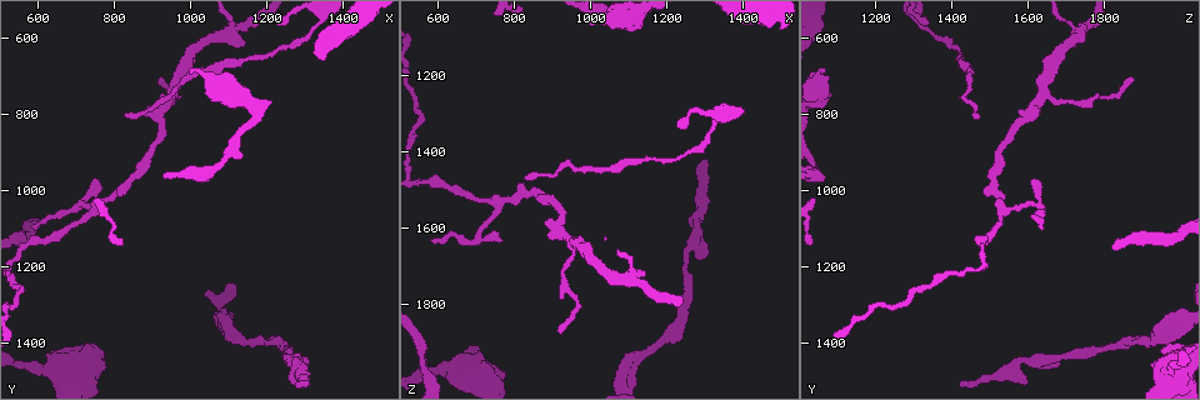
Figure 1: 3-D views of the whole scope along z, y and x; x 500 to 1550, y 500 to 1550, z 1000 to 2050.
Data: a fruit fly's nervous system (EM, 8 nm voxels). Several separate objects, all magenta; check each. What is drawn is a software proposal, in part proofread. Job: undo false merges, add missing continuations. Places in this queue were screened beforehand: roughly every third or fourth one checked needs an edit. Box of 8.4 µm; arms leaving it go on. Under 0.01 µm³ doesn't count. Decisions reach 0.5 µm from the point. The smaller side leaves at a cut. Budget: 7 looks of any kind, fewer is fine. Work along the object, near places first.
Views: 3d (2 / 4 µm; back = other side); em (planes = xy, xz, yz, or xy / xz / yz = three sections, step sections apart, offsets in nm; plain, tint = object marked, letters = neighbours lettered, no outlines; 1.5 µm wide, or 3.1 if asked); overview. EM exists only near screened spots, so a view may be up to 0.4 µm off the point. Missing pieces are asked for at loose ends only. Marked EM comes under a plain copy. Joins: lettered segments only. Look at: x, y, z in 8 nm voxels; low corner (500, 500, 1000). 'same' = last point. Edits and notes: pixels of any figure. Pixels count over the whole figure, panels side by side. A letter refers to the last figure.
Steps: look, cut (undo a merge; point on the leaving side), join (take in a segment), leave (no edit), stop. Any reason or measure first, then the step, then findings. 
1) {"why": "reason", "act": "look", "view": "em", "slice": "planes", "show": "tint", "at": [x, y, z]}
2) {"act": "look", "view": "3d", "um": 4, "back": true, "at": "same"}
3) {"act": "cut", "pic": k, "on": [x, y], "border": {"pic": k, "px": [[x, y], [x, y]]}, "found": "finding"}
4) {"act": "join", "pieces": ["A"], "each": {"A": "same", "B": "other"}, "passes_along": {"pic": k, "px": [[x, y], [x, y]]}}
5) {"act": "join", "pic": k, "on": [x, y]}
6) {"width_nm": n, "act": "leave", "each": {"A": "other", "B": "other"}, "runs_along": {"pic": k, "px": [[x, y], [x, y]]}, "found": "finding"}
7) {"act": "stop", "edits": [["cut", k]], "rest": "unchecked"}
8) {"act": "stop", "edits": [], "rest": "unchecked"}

{"why": "tapers out", "act": "look", "view": "3d", "um": 2, "at": [750, 975, 1605]}

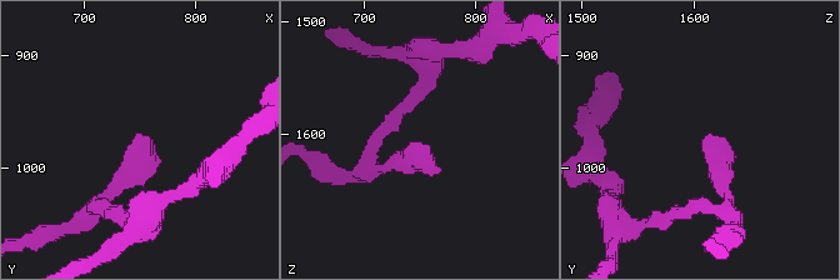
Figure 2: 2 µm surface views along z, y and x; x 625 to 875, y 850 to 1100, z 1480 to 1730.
{"act": "look", "view": "em", "slice": "xy", "step": 8, "show": "tint", "at": [756, 970, 1610]}

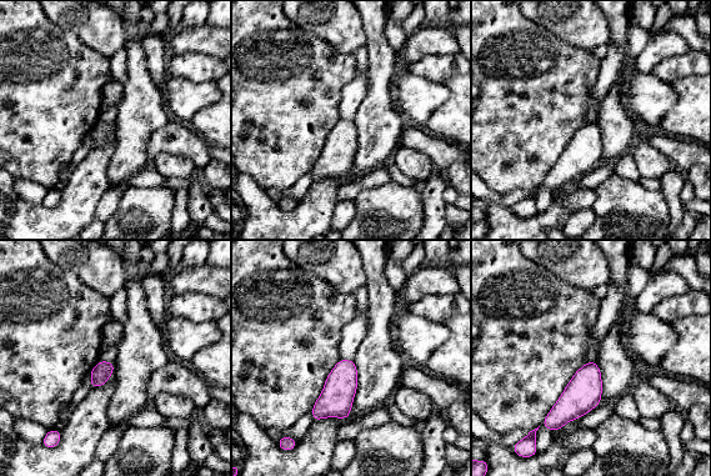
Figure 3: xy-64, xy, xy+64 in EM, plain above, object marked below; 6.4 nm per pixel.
{"act": "look", "view": "em", "slice": "planes", "show": "letters", "at": "same"}

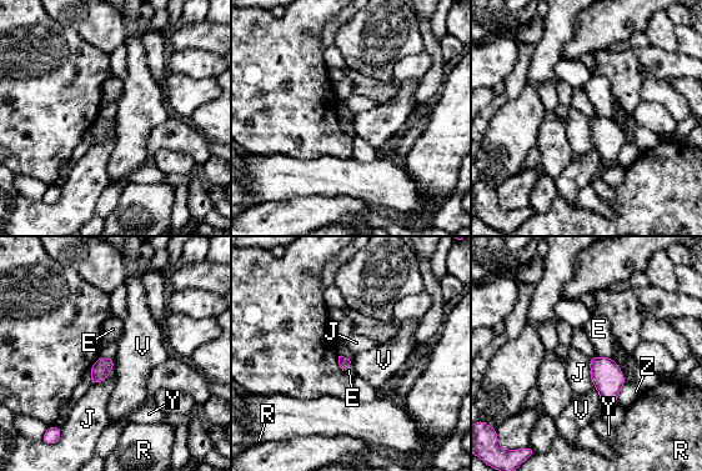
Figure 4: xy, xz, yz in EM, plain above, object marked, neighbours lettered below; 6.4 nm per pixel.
{"width_nm": 70, "act": "leave", "each": {"E": "other", "J": "other", "R": "other", "V": "other", "Y": "other", "Z": "other"}, "border": {"pic": 4, "px": [[114, 364], [109, 375], [91, 386]]}, "found": "none of them fits"}

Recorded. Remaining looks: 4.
{"why": "thin end", "act": "look", "view": "3d", "um": 4, "at": [830, 800, 1460]}

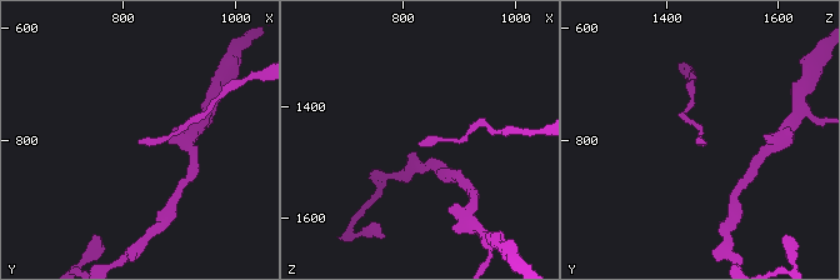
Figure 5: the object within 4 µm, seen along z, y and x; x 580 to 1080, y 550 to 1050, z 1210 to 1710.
{"act": "look", "view": "em", "slice": "yz", "step": 8, "show": "letters", "at": [830, 800, 1465]}

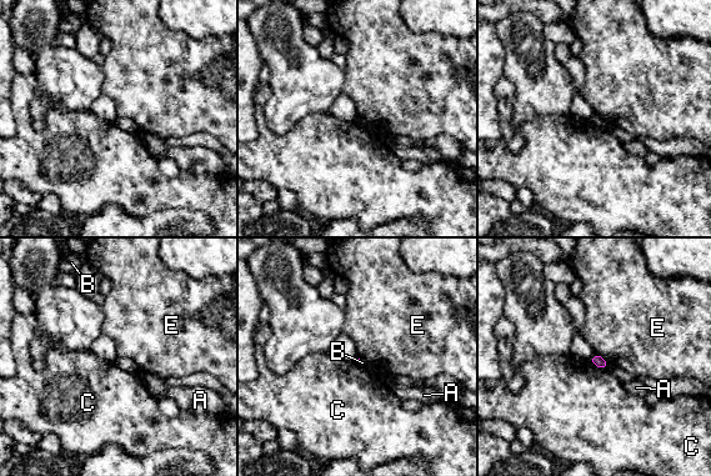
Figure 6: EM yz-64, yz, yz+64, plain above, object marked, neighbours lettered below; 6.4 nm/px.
{"longest_contact_nm": ["C", 140], "act": "leave", "each": {"A": "other", "B": "other", "C": "other", "E": "other"}, "border": {"pic": 6, "px": [[595, 352], [609, 365]]}, "found": "no lettered segment goes on from it"}

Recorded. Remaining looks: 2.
{"why": "calibre changes", "act": "look", "view": "em", "slice": "xy", "step": 8, "show": "letters", "at": [640, 1480, 1975]}

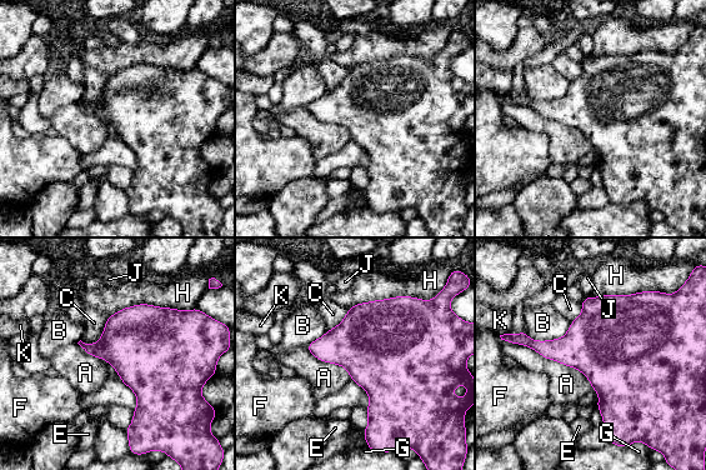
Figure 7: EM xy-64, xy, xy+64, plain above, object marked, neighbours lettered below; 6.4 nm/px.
{"act": "leave", "each": {"A": "other", "B": "other", "C": "other", "E": "other", "F": "other", "G": "other", "H": "other", "J": "other", "K": "other"}, "border": {"pic": 7, "px": [[510, 341], [576, 368], [592, 388]]}, "found": "one cell here"}

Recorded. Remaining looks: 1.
{"act": "stop", "edits": [], "rest": "unchecked"}

